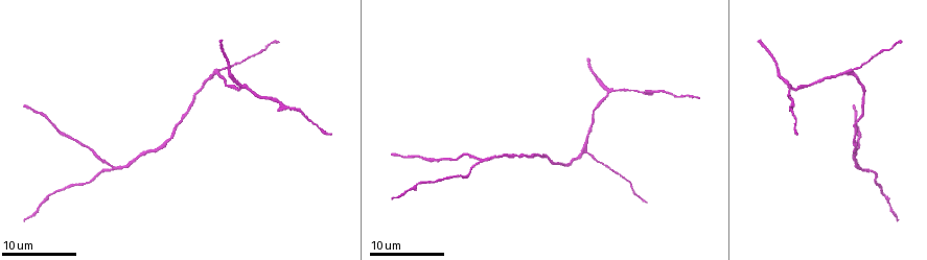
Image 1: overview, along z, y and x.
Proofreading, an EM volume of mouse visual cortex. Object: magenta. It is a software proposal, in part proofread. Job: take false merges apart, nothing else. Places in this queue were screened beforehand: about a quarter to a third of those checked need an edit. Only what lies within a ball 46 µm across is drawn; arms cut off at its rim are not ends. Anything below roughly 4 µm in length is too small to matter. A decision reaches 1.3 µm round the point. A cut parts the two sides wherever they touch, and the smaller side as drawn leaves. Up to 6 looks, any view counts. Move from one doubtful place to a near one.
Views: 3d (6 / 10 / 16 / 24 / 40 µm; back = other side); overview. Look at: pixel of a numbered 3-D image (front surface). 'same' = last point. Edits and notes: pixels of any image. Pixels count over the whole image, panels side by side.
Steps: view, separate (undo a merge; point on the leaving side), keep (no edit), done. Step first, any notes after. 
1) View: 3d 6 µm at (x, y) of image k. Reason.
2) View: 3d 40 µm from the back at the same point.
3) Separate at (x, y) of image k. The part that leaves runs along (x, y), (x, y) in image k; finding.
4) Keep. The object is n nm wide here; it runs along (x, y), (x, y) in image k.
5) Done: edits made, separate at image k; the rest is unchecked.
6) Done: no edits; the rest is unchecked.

View: 3d 10 µm at (586, 150) of image 1. Three arms meet.

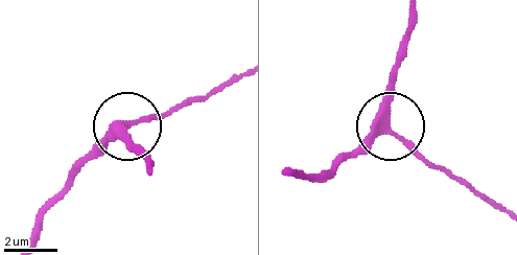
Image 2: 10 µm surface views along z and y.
Keep. It runs along (285, 168), (330, 174), (384, 131), (437, 166) in image 2; one cell here.

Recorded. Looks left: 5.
View: 3d 6 µm at (787, 86) of image 1. Side arm on a straight run.

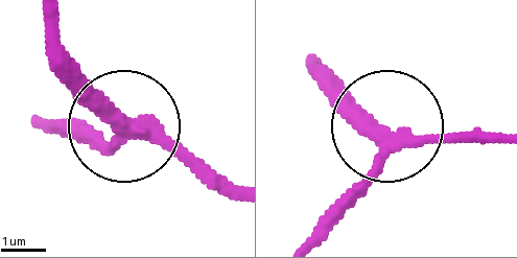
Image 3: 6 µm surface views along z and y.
View: 3d 6 µm from the back at (400, 137) of image 3.

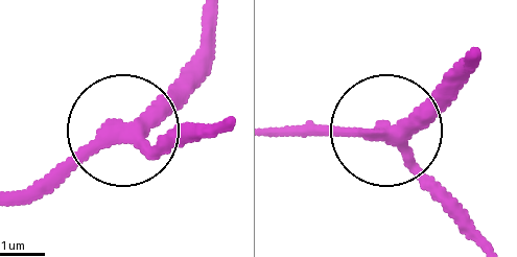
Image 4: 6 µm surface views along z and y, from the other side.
Keep. The side arm is 8 µm long; 3 arms meet here; one cell here.

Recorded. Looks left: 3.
View: 3d 10 µm at (482, 159) of image 1. Three-way junction.

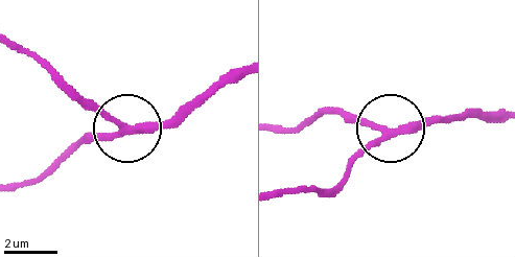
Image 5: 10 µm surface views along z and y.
Keep. It runs along (505, 114), (370, 127), (338, 109) in image 5; continuous, no second cell.

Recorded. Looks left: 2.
Done: no edits; the rest is unchecked.

